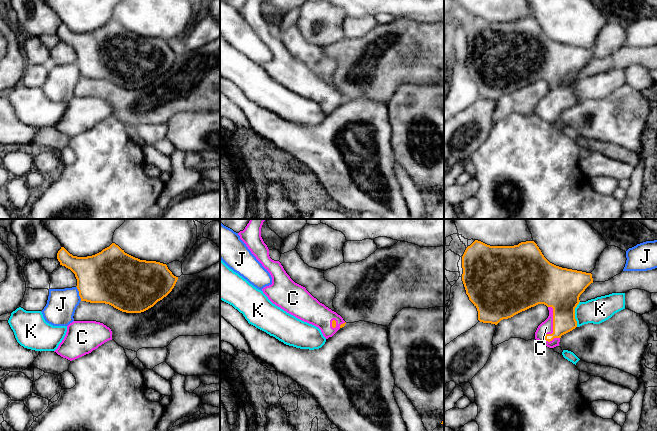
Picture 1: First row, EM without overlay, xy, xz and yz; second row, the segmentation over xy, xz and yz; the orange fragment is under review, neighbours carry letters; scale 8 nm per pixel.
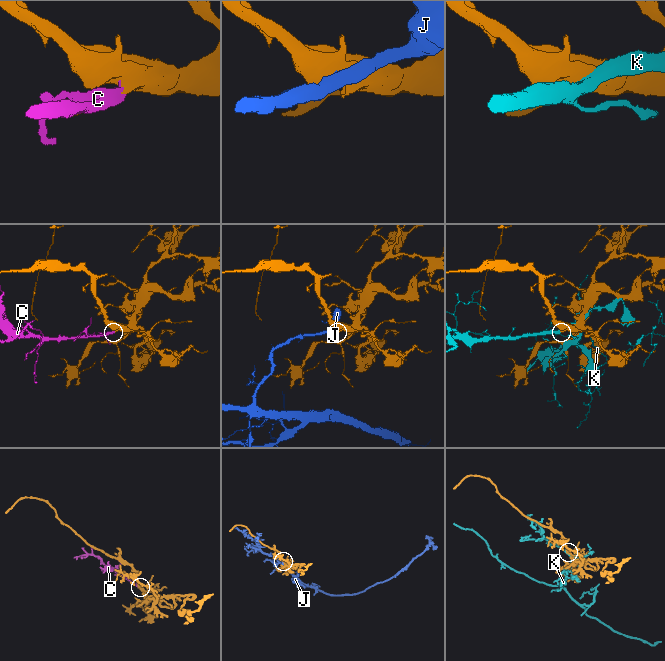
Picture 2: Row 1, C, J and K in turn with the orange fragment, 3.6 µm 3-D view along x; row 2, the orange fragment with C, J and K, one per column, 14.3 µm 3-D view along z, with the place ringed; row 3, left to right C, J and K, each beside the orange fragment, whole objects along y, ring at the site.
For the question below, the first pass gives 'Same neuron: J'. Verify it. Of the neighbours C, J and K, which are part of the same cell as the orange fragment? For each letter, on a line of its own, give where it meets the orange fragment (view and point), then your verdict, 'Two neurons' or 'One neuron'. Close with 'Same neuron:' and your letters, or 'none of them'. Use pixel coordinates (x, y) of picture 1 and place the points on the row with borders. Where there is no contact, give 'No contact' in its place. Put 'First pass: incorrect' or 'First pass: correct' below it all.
C: Touches orange at yz (553, 326). One neuron
J: Touches orange at xy (79, 293). Two neurons
K: Touches orange at yz (574, 314). Two neurons
Same neuron: C
First pass: incorrect

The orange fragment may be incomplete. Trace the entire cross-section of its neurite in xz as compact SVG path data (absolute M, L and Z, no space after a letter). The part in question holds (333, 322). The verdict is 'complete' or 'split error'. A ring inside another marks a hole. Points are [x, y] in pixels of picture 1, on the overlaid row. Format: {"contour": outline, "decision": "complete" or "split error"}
{"contour": "M250 219L238 235L251 253L270 273L272 284L262 289L268 299L287 313L318 327L323 336L332 337L346 322L336 312L314 298L305 287L295 283L279 261L269 256L269 249L261 237L266 219Z", "decision": "split error"}

